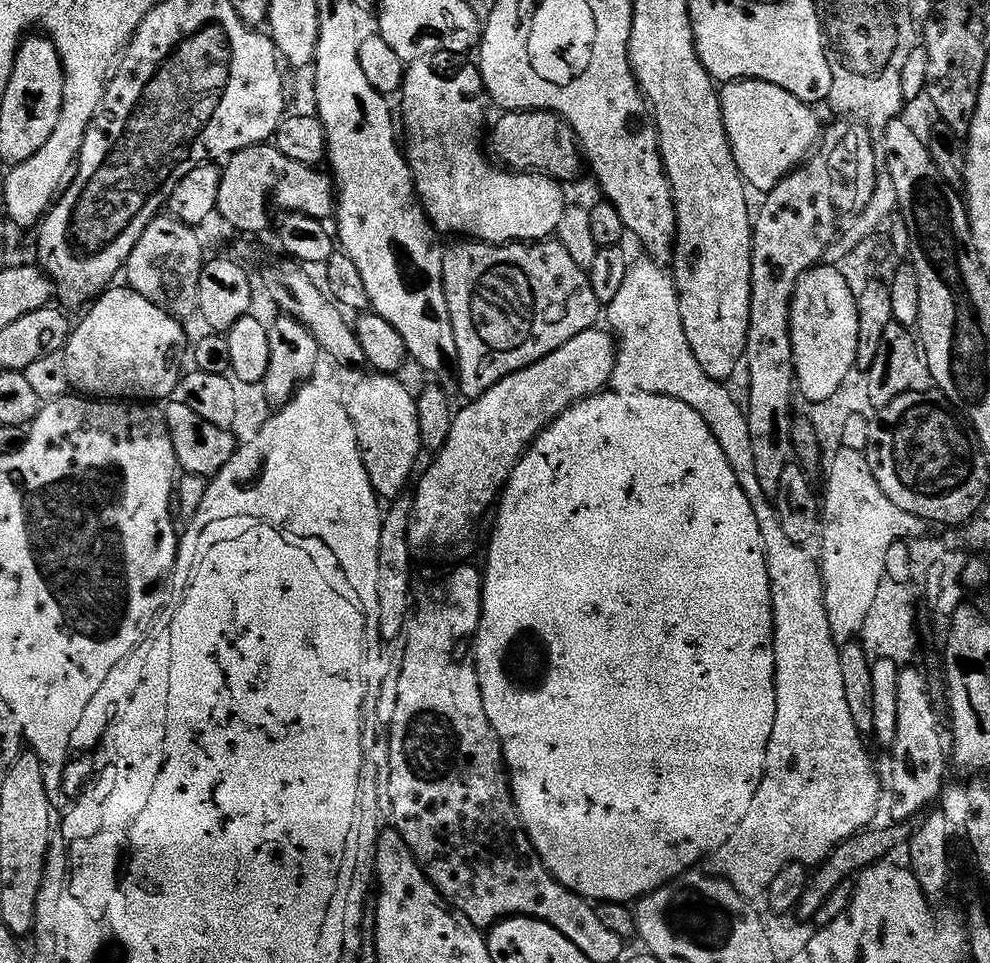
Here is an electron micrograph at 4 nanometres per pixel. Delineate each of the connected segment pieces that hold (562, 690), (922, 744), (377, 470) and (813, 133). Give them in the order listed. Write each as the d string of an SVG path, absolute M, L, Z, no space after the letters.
M604 390L595 396L579 400L567 408L556 420L552 421L521 456L507 484L502 489L498 500L500 513L496 516L496 529L492 532L492 541L488 544L488 569L482 572L482 607L480 625L474 641L474 659L476 677L480 683L480 693L484 699L484 709L500 736L504 745L504 762L512 785L512 798L516 802L516 811L524 824L524 831L532 839L532 847L542 858L542 862L560 884L564 884L589 902L607 902L623 904L639 901L640 897L656 891L663 884L668 884L685 872L695 869L700 859L711 857L716 849L721 848L732 836L735 836L741 822L746 818L754 802L760 781L764 779L764 768L768 765L768 743L772 740L772 731L776 721L776 623L772 613L772 582L768 573L768 555L754 514L750 498L742 490L735 470L718 438L712 433L711 426L702 414L693 406L678 398L662 396L659 392L617 392Z
M913 666L900 669L898 678L898 724L897 738L890 747L892 753L892 788L896 791L896 808L905 817L912 818L931 800L939 801L944 788L944 775L950 769L950 756L946 751L946 740L940 737L940 720L928 693L924 676Z
M371 374L356 388L352 404L347 405L348 415L356 428L364 464L372 476L372 485L381 498L396 498L405 490L412 476L412 467L422 453L420 443L420 418L416 405L417 397L408 393L402 381L392 374Z
M734 80L725 83L719 93L732 153L744 175L744 183L753 193L774 191L778 182L805 163L821 143L817 109L782 90L782 86L761 80Z

